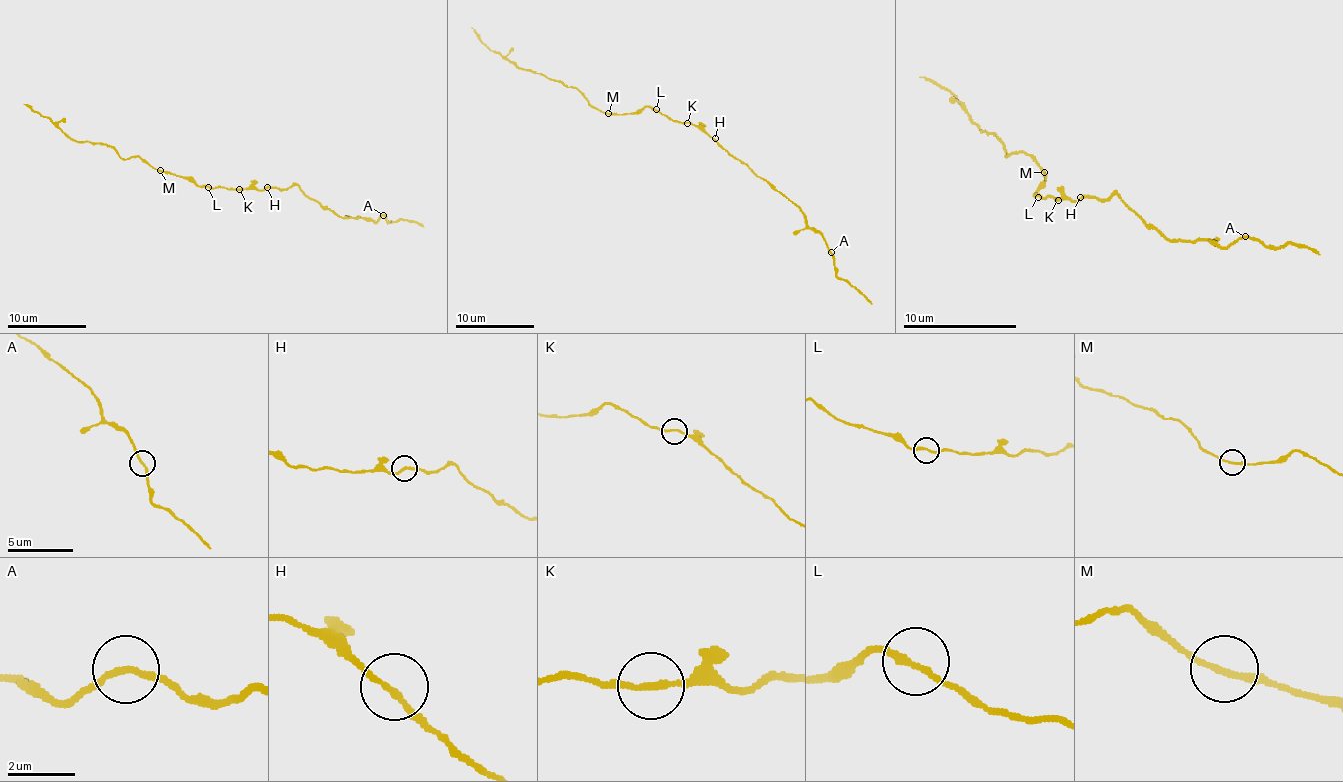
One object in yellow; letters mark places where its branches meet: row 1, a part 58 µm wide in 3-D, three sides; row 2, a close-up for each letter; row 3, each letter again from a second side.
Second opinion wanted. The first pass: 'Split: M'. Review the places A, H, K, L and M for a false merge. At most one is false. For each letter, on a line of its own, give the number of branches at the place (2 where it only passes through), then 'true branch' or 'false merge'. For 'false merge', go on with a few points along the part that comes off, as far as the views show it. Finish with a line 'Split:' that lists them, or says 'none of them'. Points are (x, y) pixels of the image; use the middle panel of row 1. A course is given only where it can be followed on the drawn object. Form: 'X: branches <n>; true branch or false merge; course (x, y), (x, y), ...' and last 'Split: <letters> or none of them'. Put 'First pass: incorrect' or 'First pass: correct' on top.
First pass: correct
A: branches 2; true branch
H: branches 2; true branch
K: branches 2; true branch
L: branches 2; true branch
M: branches 2; false merge; course (609, 113), (599, 111), (575, 87), (565, 87), (518, 68), (491, 50), (471, 26)
Split: M

